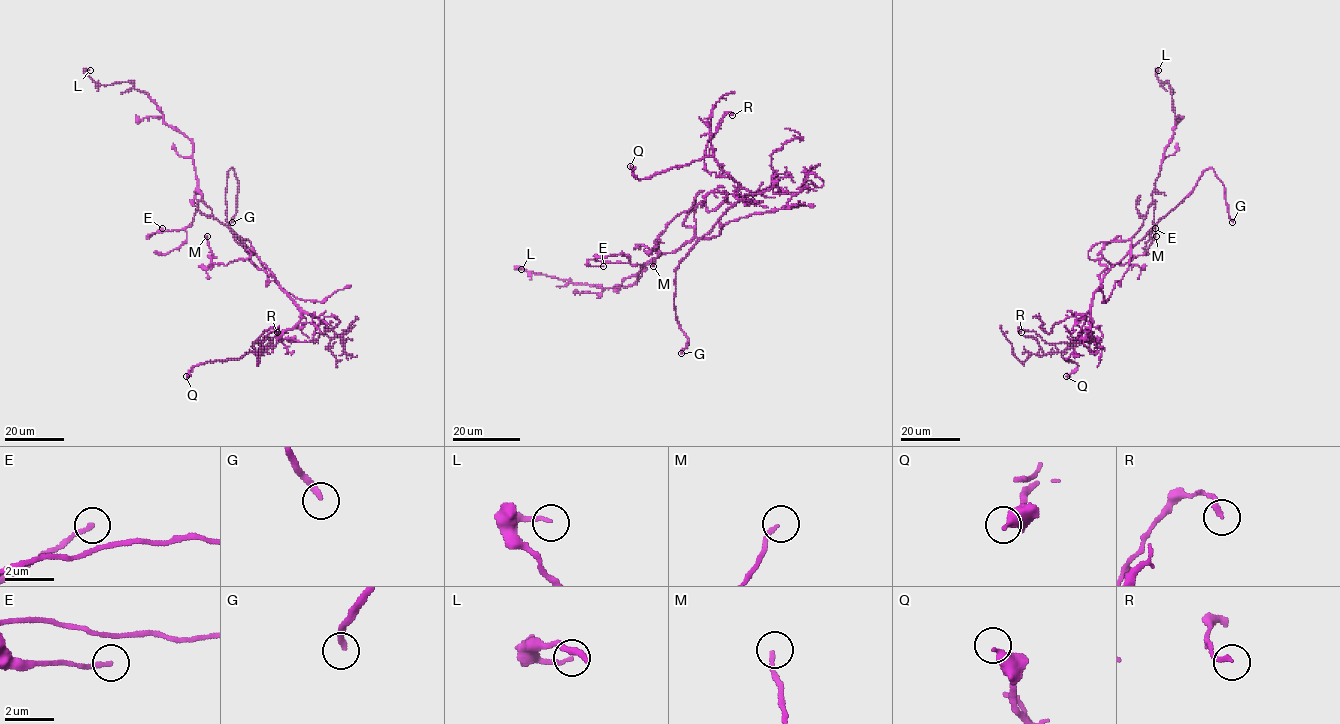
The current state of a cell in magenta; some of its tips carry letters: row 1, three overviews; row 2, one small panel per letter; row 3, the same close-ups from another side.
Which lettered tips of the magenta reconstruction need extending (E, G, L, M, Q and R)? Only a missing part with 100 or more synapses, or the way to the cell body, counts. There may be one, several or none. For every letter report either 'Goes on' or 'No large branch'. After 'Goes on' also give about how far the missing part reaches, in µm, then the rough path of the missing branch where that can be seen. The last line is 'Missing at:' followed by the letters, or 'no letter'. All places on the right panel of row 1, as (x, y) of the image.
E: No large branch
G: Goes on. Missing length about 35 µm. Course of what is missing: (1232, 222), (1244, 278), (1235, 305)
L: No large branch
M: No large branch
Q: No large branch
R: No large branch
Missing at: G

